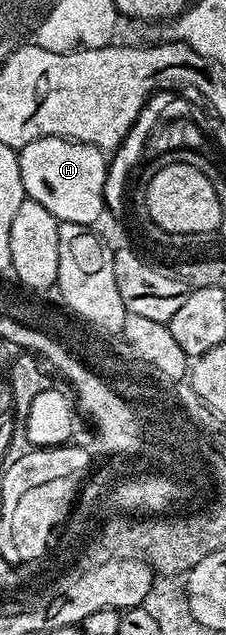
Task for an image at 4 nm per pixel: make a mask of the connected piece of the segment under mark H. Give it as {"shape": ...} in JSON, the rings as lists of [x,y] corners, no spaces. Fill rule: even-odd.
{"shape":[[[46,136],[18,149],[17,155],[26,199],[45,206],[56,220],[91,226],[99,215],[104,215],[103,187],[109,163],[104,149],[60,136]]]}

